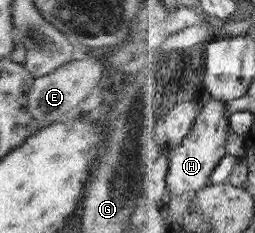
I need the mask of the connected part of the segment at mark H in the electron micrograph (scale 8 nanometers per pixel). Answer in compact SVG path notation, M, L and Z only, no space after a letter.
M201 99L202 111L197 118L193 131L182 146L171 152L171 168L168 174L169 199L181 197L190 192L201 192L211 183L214 171L228 155L226 144L230 134L230 120L227 117L228 102L215 99Z

